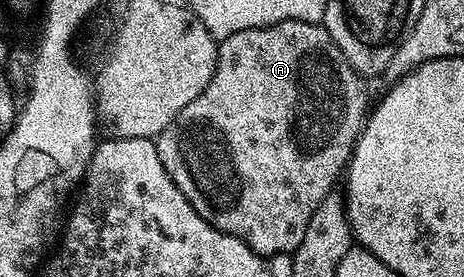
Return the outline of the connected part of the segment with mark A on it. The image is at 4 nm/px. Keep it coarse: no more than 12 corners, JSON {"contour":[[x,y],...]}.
{"contour":[[326,26],[218,41],[158,134],[196,215],[293,254],[366,85]]}

